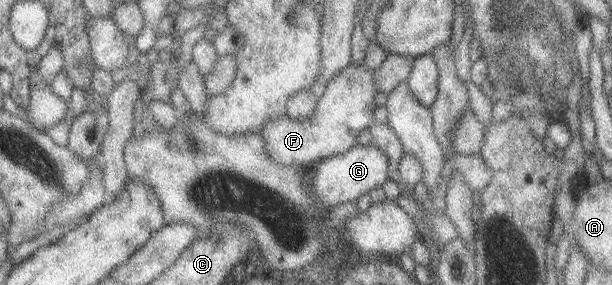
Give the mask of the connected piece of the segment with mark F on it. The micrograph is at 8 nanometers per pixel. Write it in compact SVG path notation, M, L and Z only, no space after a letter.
M350 61L337 76L327 80L328 83L316 100L315 108L308 119L268 118L261 125L261 132L258 132L268 157L281 166L296 164L309 170L320 159L343 154L356 145L359 132L371 124L372 111L375 109L373 95L377 90L372 72L363 62L356 66Z

